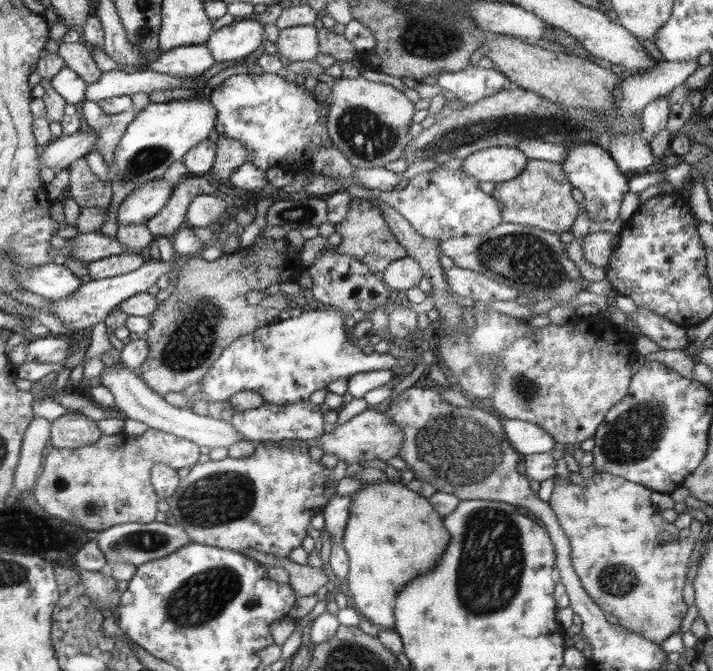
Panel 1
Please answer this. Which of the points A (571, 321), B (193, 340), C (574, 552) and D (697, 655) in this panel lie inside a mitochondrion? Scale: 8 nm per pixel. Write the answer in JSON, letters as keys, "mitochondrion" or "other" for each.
{"A":"other","B":"mitochondrion","C":"other","D":"other"}

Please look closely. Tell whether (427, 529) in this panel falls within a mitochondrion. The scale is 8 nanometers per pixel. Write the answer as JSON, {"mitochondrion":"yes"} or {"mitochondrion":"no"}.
{"mitochondrion":"no"}

